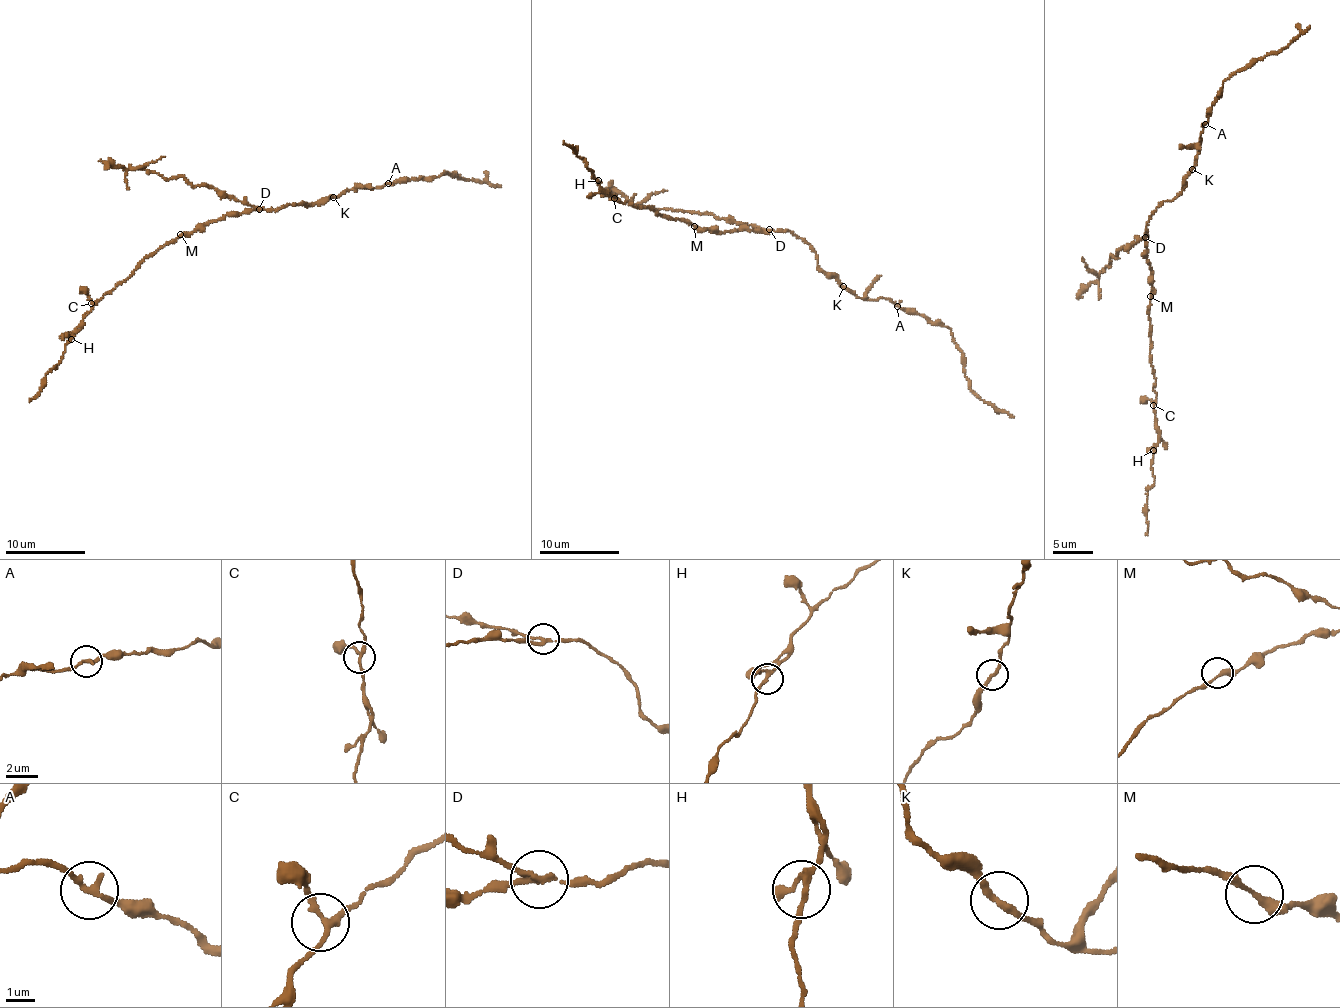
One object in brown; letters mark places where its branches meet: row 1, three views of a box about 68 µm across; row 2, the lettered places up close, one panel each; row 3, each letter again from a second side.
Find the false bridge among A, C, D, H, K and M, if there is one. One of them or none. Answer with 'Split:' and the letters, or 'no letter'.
Split: D

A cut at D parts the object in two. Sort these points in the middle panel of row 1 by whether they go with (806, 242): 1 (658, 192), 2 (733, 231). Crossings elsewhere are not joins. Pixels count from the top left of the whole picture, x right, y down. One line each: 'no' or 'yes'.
1: no
2: yes

